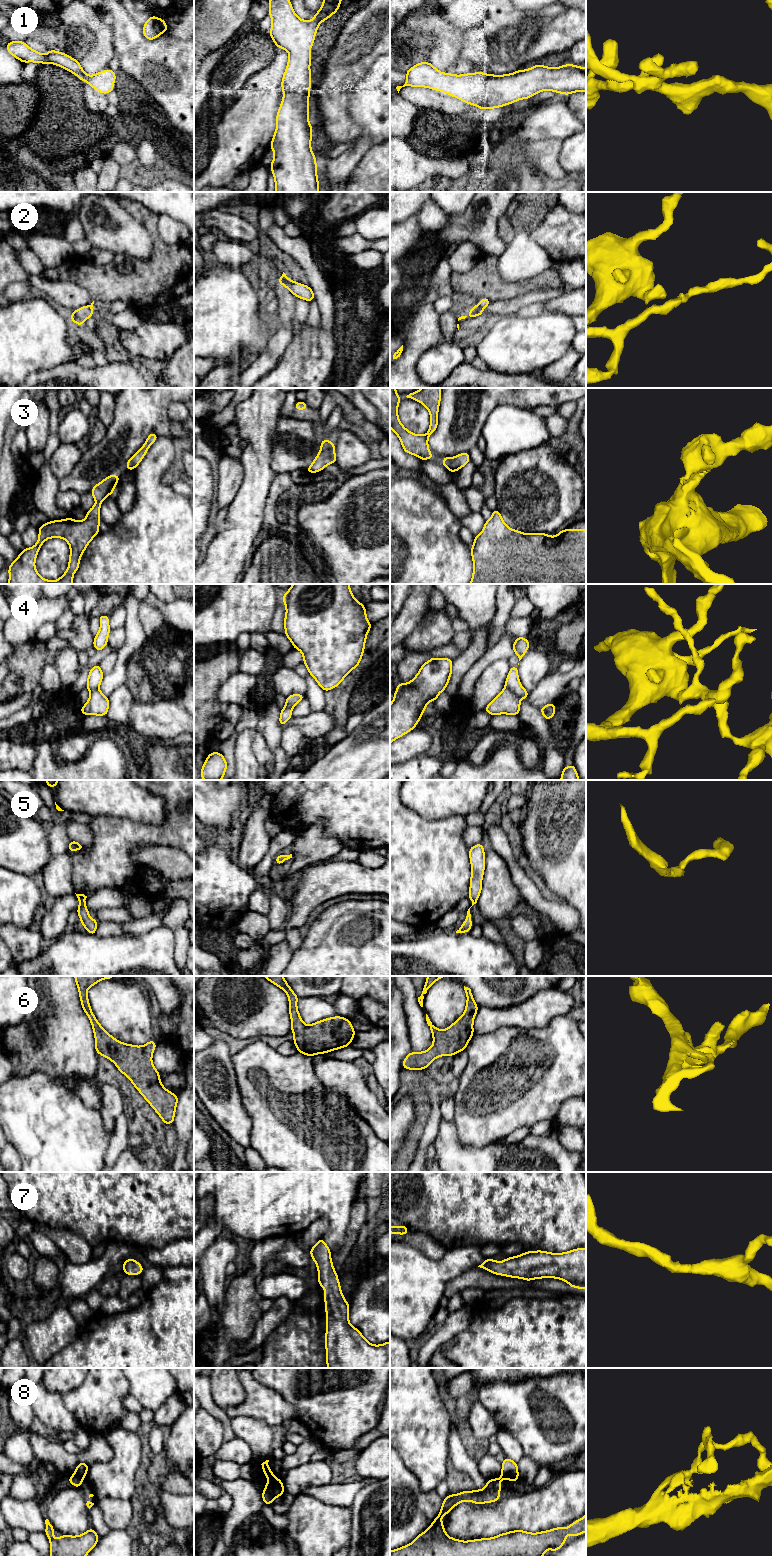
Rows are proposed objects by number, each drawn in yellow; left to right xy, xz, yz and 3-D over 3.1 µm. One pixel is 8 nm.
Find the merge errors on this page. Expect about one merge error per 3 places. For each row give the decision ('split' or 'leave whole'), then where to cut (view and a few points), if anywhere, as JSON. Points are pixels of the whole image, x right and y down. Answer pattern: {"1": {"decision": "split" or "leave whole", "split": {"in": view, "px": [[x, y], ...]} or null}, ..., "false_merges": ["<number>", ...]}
{"1": {"decision": "leave whole", "split": null}, "2": {"decision": "leave whole", "split": null}, "3": {"decision": "leave whole", "split": null}, "4": {"decision": "split", "split": {"in": "yz", "px": [[505, 686], [519, 699]]}}, "5": {"decision": "leave whole", "split": null}, "6": {"decision": "leave whole", "split": null}, "7": {"decision": "leave whole", "split": null}, "8": {"decision": "split", "split": {"in": "xy", "px": [[73, 1475], [82, 1475], [84, 1477]]}}, "false_merges": ["4", "8"]}

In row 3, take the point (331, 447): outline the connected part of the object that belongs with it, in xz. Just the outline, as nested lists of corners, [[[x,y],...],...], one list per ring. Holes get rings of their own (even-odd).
[[[321,440],[321,449],[315,457],[313,463],[305,470],[306,472],[316,473],[329,465],[337,462],[335,455],[335,444],[330,440]]]

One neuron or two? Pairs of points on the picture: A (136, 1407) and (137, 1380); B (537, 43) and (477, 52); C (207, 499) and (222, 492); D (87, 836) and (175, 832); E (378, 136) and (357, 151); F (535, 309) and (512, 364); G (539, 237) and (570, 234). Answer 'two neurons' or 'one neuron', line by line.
A: two neurons
B: one neuron
C: two neurons
D: two neurons
E: two neurons
F: two neurons
G: one neuron

